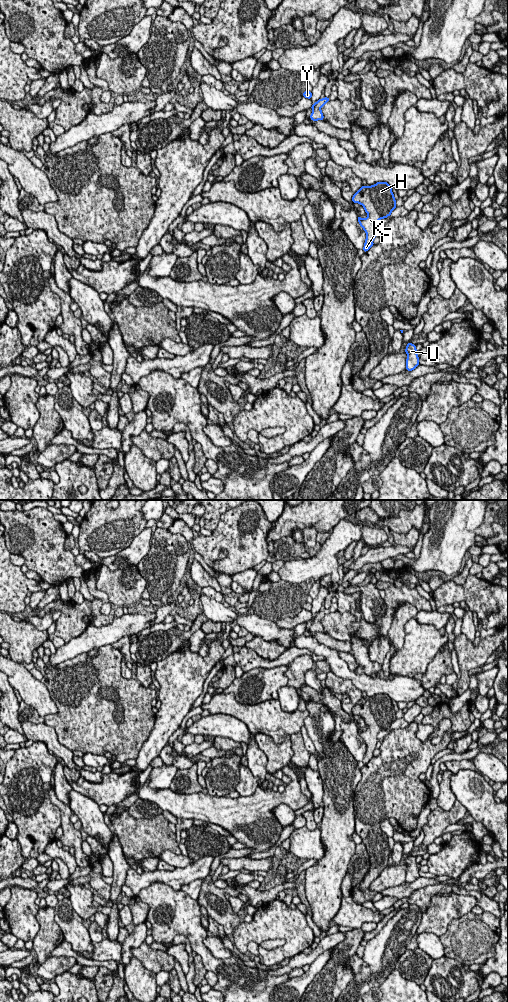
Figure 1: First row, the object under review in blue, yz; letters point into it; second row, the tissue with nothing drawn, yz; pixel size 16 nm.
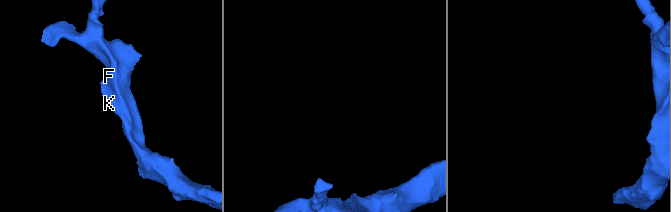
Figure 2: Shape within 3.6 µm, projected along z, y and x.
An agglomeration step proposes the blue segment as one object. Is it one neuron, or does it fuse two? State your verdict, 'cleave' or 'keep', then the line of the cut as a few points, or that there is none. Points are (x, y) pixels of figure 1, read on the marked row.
keep | no cut

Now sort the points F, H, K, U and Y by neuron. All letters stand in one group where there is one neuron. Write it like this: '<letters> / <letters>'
F H K U Y

